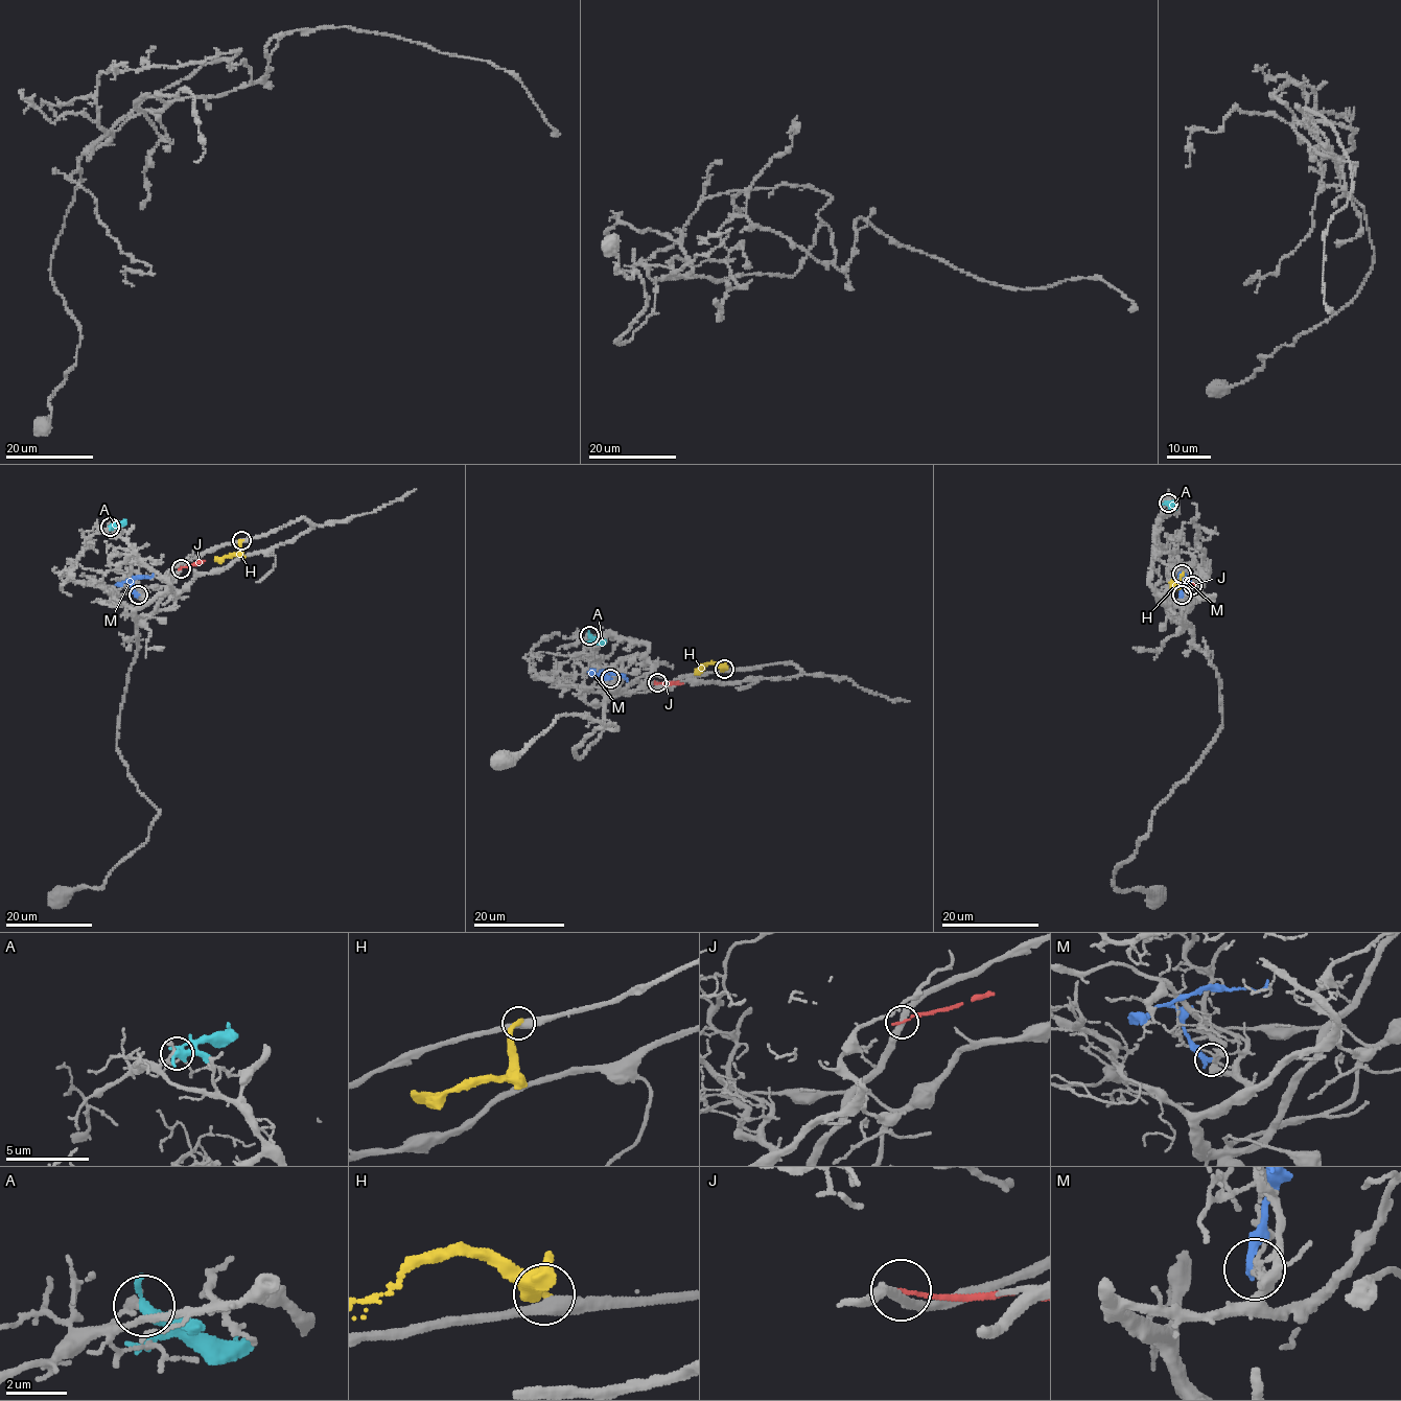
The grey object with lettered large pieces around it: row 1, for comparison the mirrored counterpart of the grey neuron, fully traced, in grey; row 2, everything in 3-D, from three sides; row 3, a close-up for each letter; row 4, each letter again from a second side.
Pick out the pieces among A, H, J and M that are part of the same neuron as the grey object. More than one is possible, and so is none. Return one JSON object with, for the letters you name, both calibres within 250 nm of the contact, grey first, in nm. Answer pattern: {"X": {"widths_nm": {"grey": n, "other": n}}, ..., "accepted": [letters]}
{"accepted": []}

